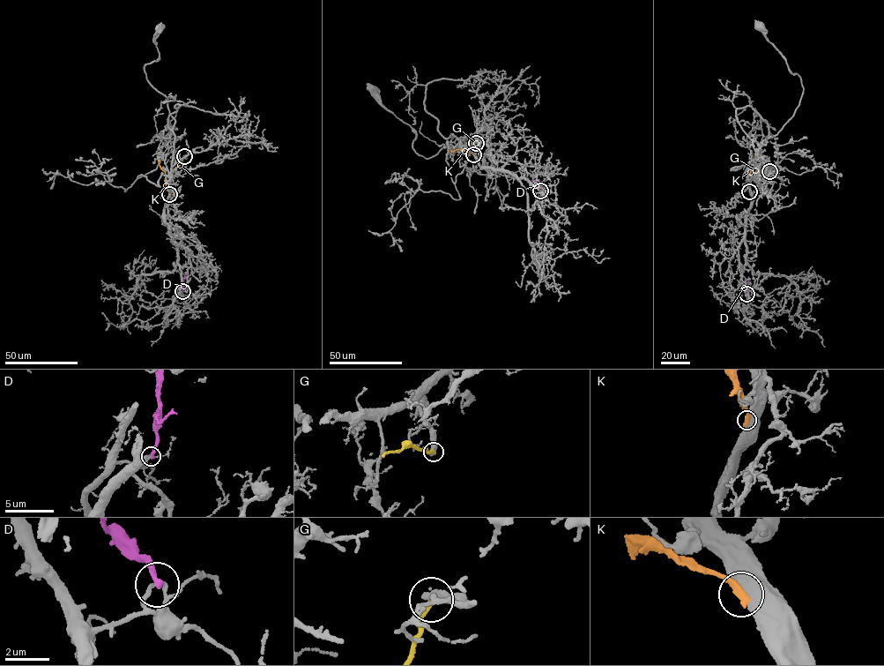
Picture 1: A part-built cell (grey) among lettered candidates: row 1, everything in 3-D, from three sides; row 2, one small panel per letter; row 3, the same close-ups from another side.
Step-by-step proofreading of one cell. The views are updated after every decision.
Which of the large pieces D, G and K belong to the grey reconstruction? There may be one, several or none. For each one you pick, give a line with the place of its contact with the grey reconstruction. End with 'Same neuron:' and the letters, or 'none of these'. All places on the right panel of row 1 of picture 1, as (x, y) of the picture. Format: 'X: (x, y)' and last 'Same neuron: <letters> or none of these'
Same neuron: none of these

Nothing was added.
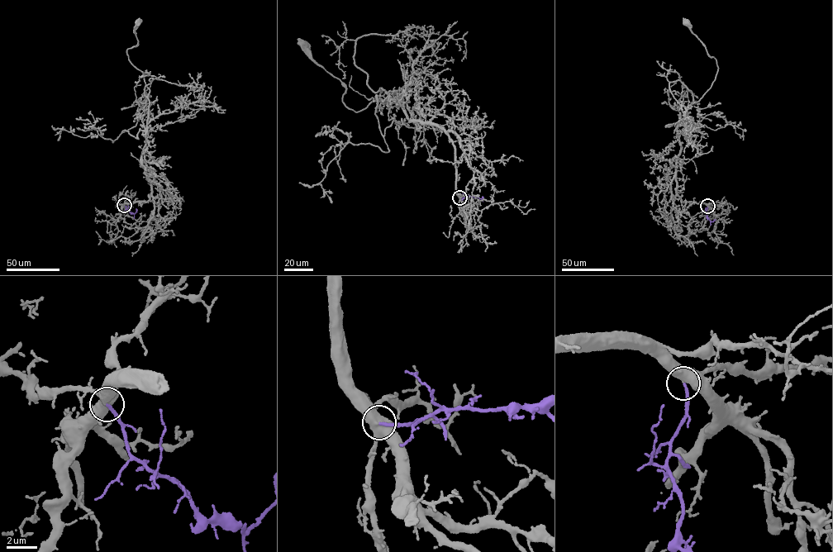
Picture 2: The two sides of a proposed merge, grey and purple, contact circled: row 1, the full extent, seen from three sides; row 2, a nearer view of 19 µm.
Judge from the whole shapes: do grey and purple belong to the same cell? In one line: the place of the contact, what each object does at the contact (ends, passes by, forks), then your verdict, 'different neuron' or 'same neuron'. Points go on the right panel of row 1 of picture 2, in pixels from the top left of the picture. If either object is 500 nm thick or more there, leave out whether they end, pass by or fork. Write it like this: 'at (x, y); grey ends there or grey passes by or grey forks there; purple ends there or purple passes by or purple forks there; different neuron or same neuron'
at (707, 206); same neuron

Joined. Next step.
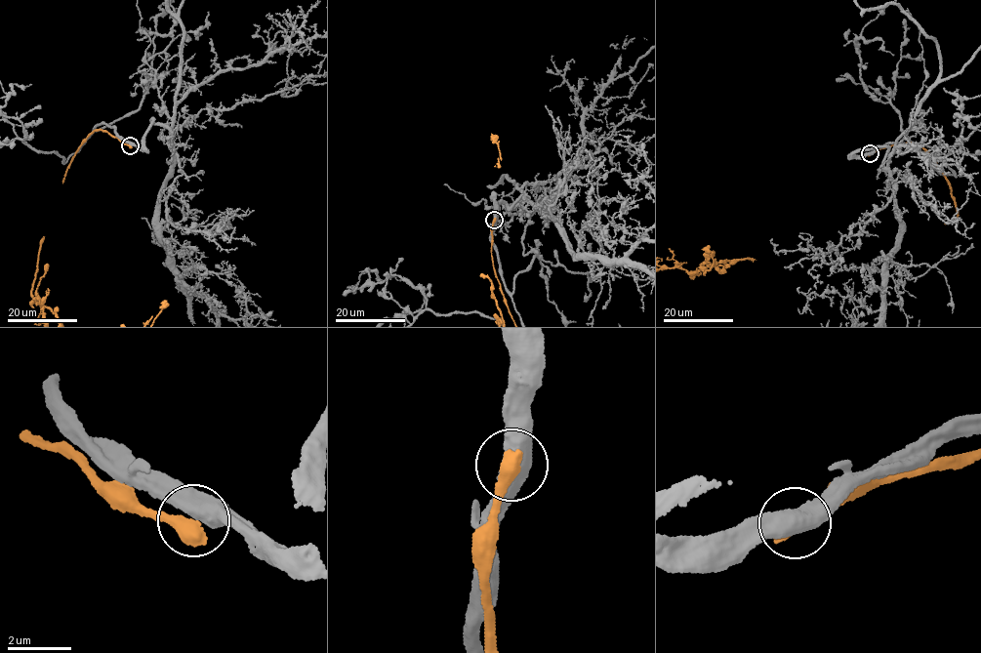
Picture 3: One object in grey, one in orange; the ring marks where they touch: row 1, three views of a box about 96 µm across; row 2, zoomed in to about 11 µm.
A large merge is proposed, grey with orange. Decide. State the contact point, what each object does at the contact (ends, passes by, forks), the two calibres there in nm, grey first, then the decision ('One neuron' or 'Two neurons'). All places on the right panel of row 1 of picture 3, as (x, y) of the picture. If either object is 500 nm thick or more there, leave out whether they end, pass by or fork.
Place: (870, 153). Thickness 600 nm (grey) against 550 nm. Two neurons

